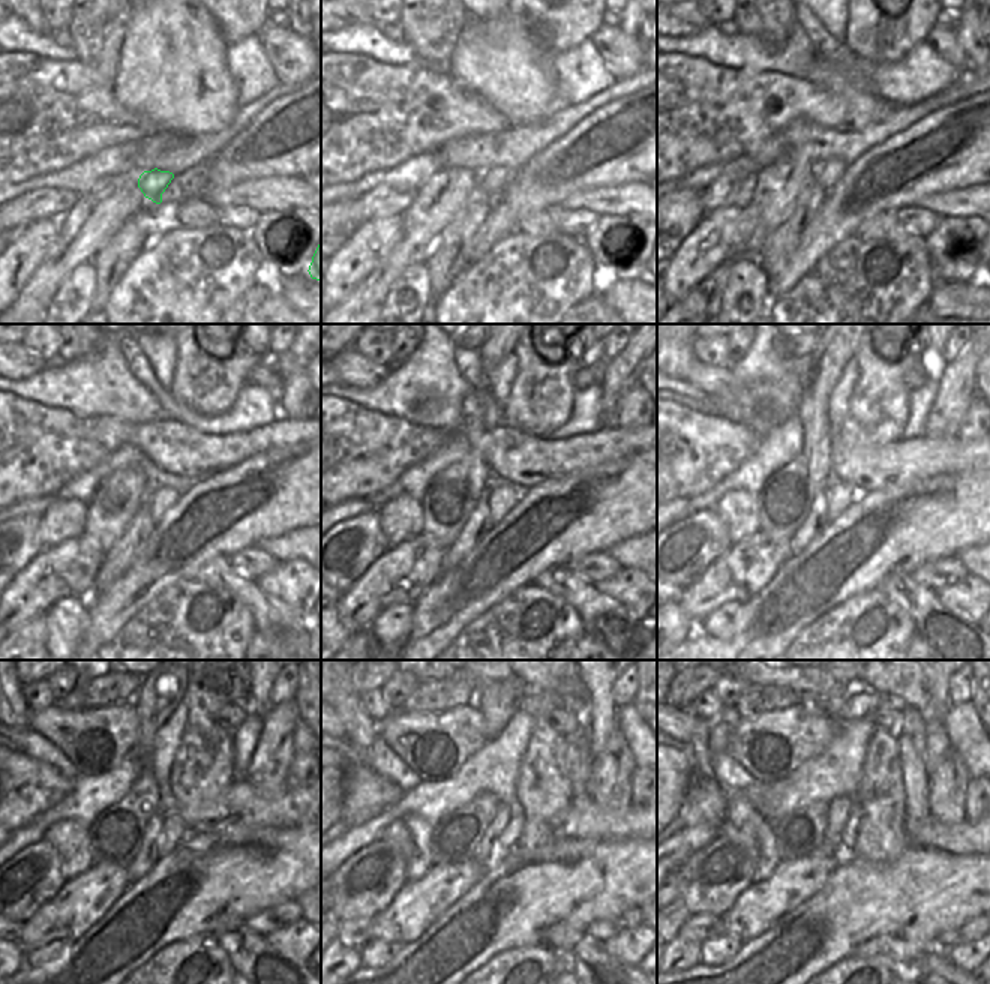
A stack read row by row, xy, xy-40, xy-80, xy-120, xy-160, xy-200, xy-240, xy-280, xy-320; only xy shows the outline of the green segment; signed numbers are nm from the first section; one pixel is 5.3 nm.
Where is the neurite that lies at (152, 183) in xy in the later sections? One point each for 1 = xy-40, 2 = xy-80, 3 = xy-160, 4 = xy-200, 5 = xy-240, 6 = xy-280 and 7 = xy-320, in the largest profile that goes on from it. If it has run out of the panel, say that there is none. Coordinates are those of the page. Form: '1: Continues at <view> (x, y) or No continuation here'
1: Continues at xy-40 (491, 180)
2: Continues at xy-80 (828, 173)
3: Continues at xy-160 (501, 498)
4: Continues at xy-200 (842, 494)
5: Continues at xy-240 (173, 828)
6: Continues at xy-280 (512, 833)
7: Continues at xy-320 (849, 831).

